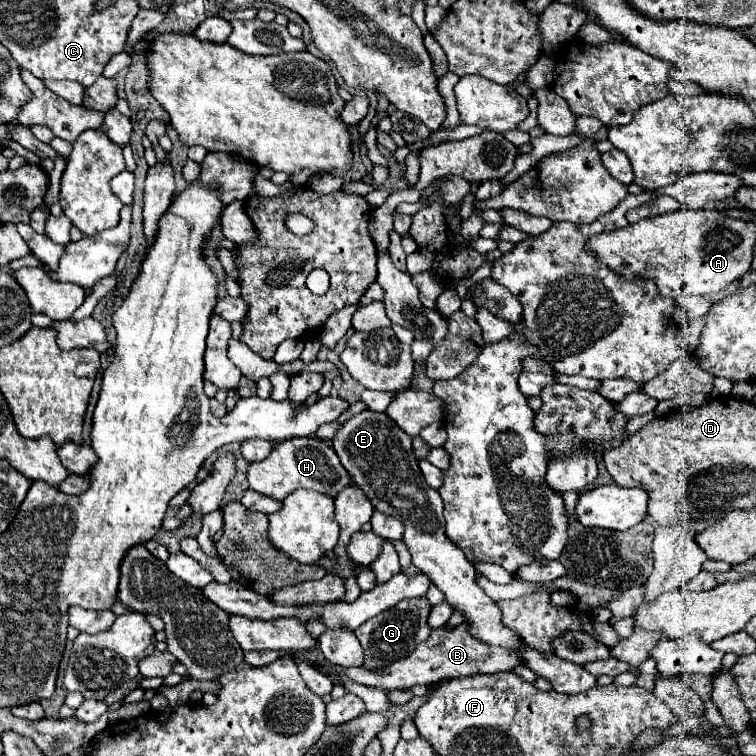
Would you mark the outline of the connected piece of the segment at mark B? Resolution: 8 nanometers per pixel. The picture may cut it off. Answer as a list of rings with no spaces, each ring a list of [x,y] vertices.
[[[459,624],[455,630],[445,630],[437,628],[431,632],[431,636],[417,644],[417,648],[393,662],[391,666],[379,668],[379,670],[367,670],[365,666],[353,666],[353,668],[343,668],[343,676],[347,680],[359,682],[363,686],[371,688],[381,688],[381,690],[395,690],[395,688],[411,688],[415,684],[431,686],[447,678],[459,678],[459,676],[473,676],[473,674],[493,674],[493,672],[505,672],[513,670],[519,664],[515,654],[509,654],[507,650],[499,650],[495,646],[483,644],[479,640],[473,640],[469,632],[465,632],[465,624]]]

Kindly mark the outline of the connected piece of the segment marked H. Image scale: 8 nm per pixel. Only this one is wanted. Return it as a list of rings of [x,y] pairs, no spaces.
[[[307,436],[307,438],[291,438],[285,442],[279,442],[265,460],[249,464],[247,482],[249,482],[249,488],[261,494],[267,494],[275,500],[281,500],[297,488],[309,488],[321,494],[335,496],[351,482],[351,478],[329,444],[325,444],[315,436]]]

